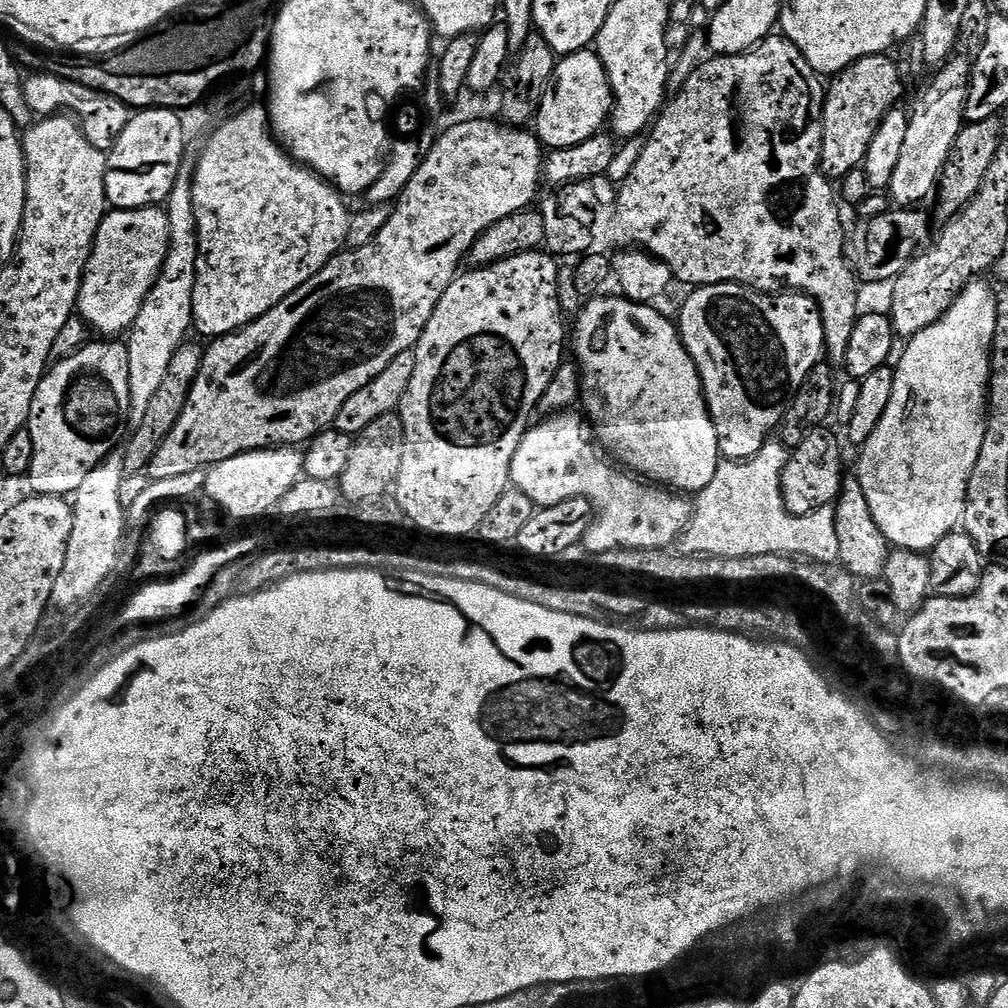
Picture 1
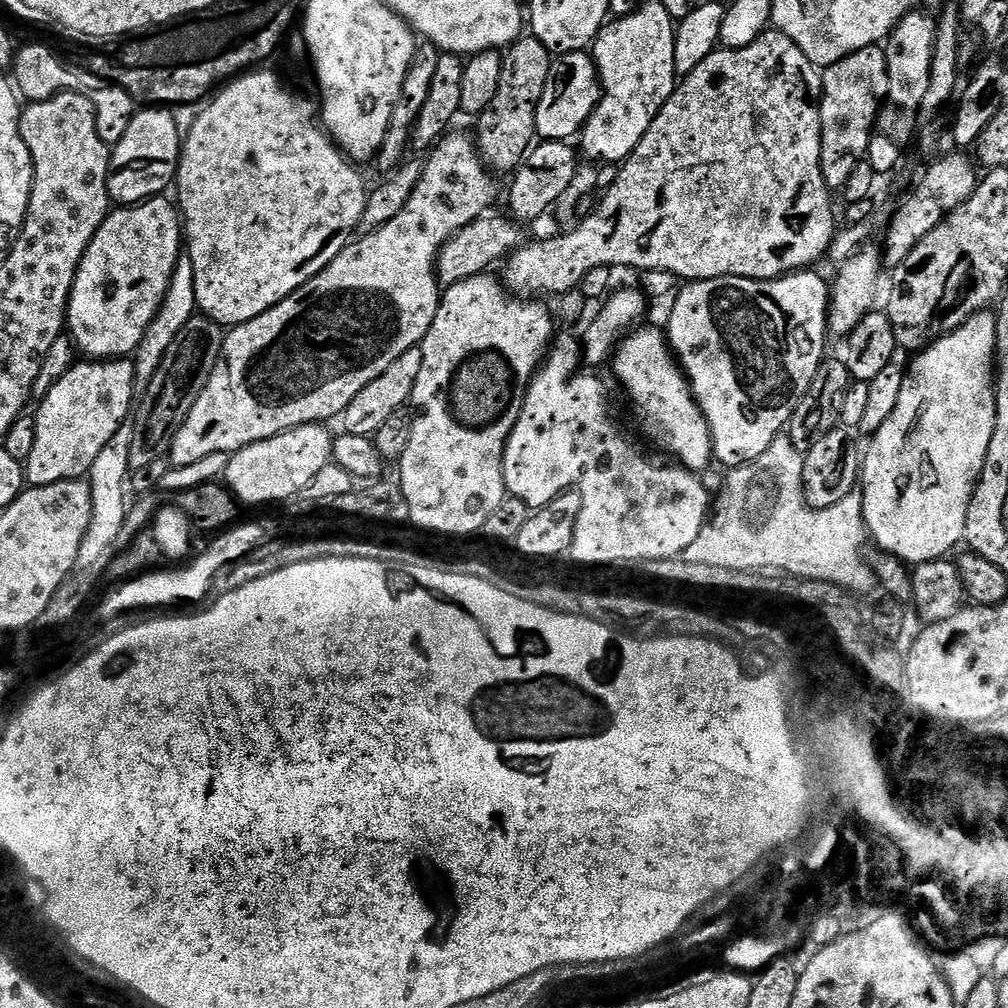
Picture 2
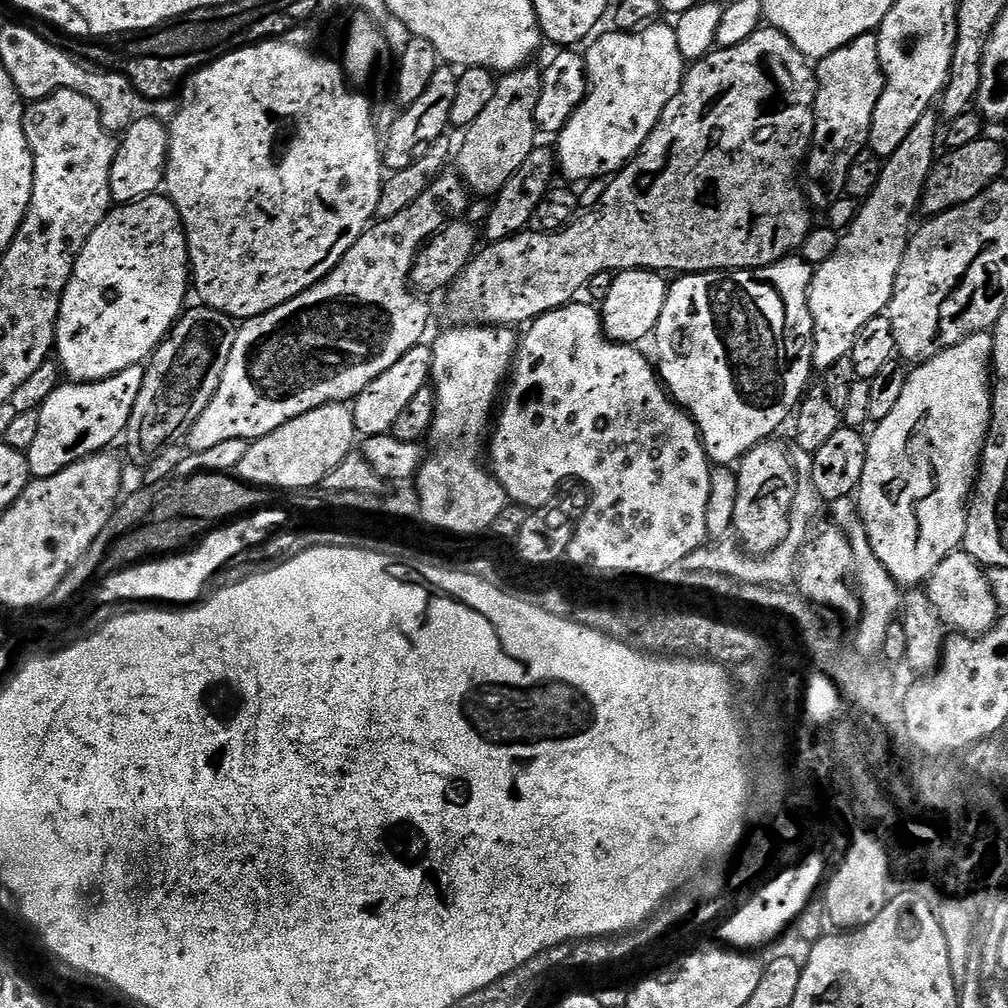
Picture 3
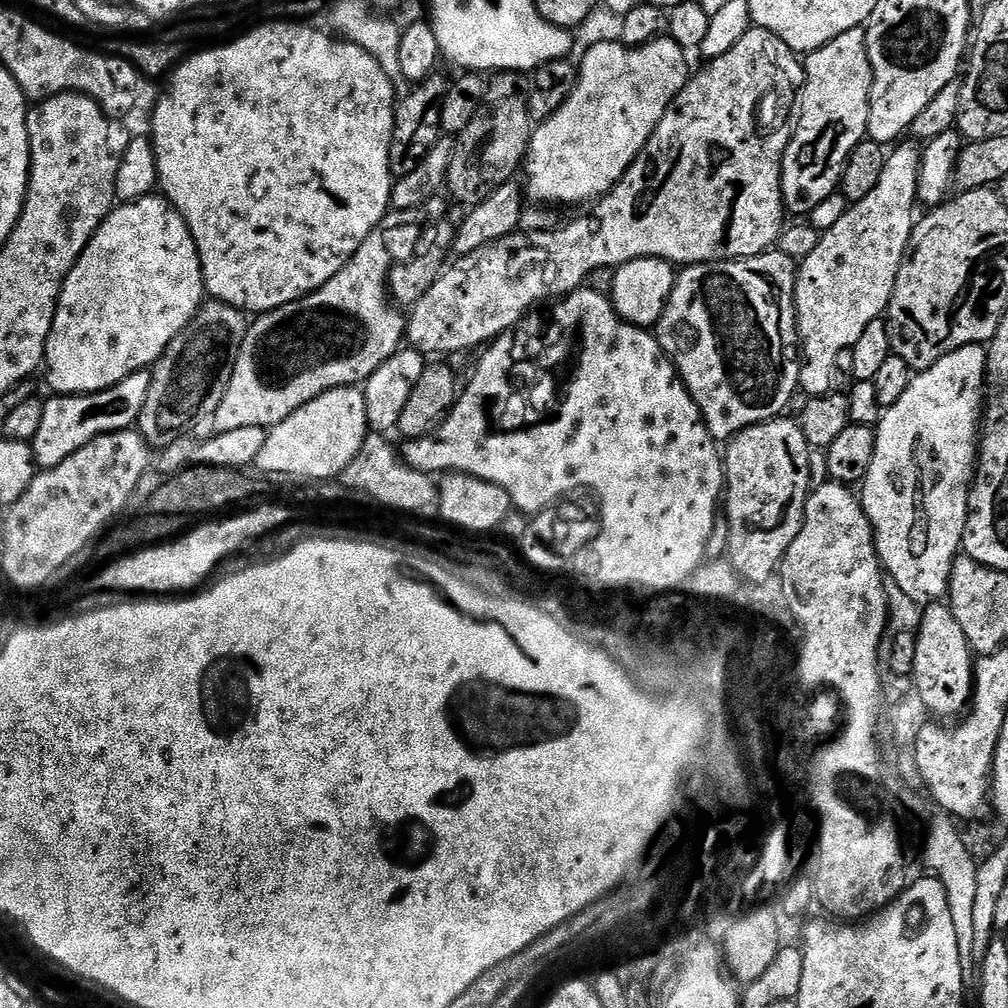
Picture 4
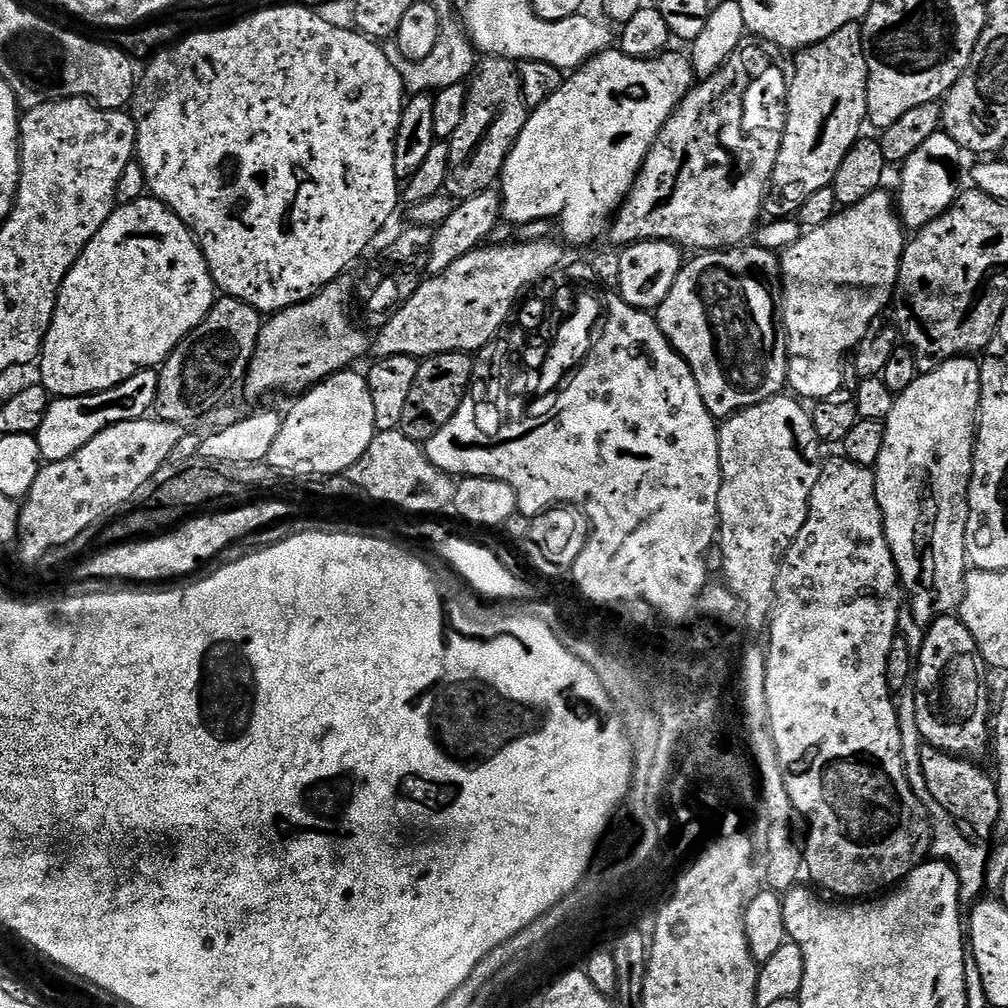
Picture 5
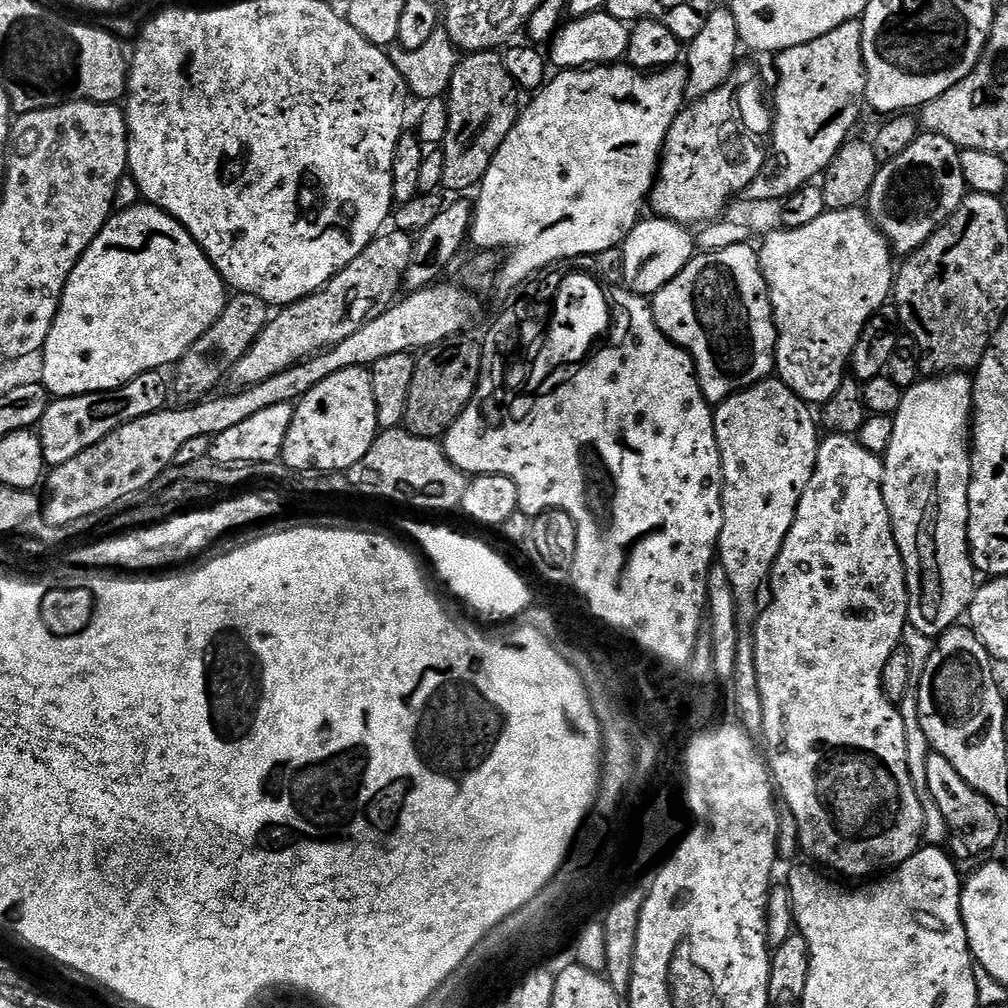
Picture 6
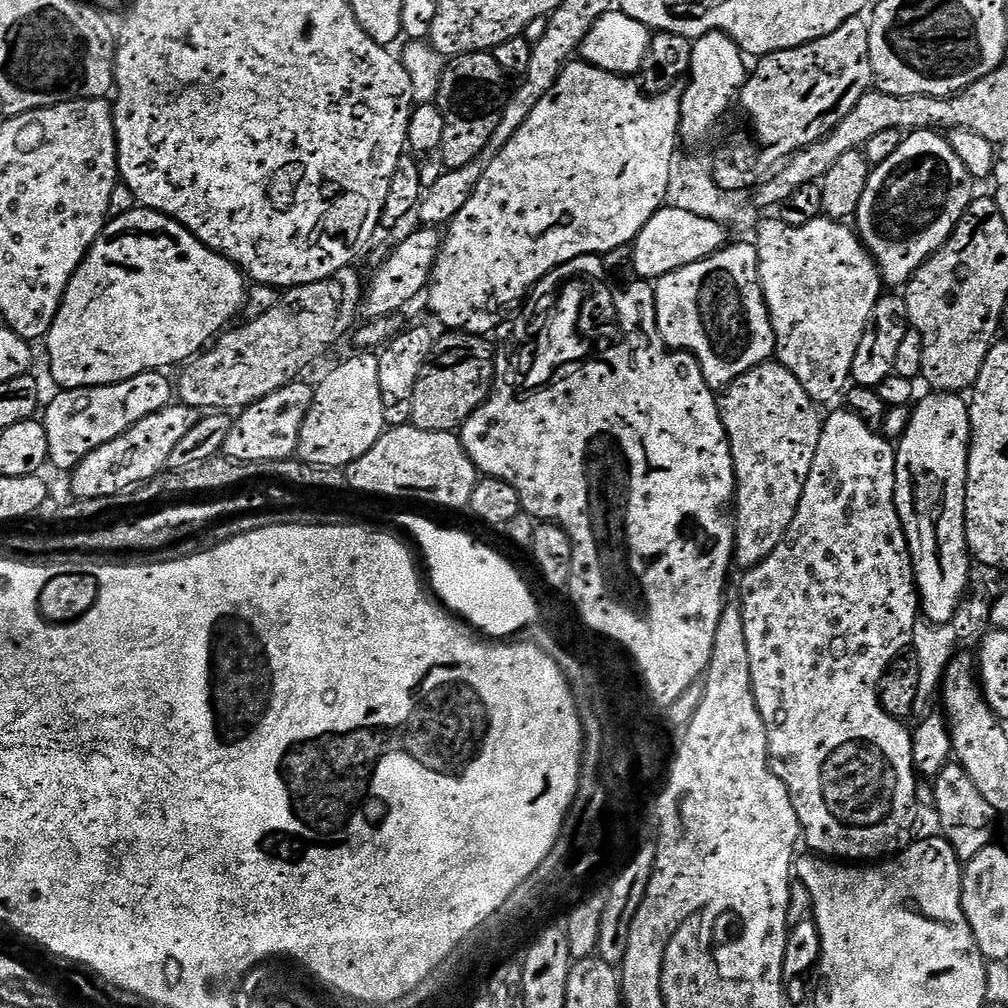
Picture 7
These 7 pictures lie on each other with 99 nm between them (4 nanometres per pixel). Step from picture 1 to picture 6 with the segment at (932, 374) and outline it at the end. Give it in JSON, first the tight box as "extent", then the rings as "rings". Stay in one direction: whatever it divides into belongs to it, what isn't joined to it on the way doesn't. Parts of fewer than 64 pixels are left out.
{"extent":[882,374,978,638],"rings":[[[940,374],[935,378],[921,379],[914,387],[907,389],[901,398],[901,405],[892,416],[894,438],[890,438],[888,451],[882,456],[884,501],[908,579],[908,624],[931,638],[939,638],[945,630],[961,623],[978,587],[978,573],[972,564],[972,554],[968,551],[972,381],[973,377],[968,374]]]}

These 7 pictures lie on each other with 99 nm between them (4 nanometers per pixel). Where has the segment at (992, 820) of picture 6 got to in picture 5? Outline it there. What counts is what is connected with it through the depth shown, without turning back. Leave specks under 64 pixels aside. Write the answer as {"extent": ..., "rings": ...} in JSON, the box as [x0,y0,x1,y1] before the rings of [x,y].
{"extent":[921,747,1000,842],"rings":[[[925,747],[921,754],[921,762],[931,799],[938,801],[962,825],[963,831],[969,837],[980,842],[987,841],[998,822],[1000,809],[995,779],[989,773],[987,776],[976,765],[979,763],[940,752],[937,748]]]}

